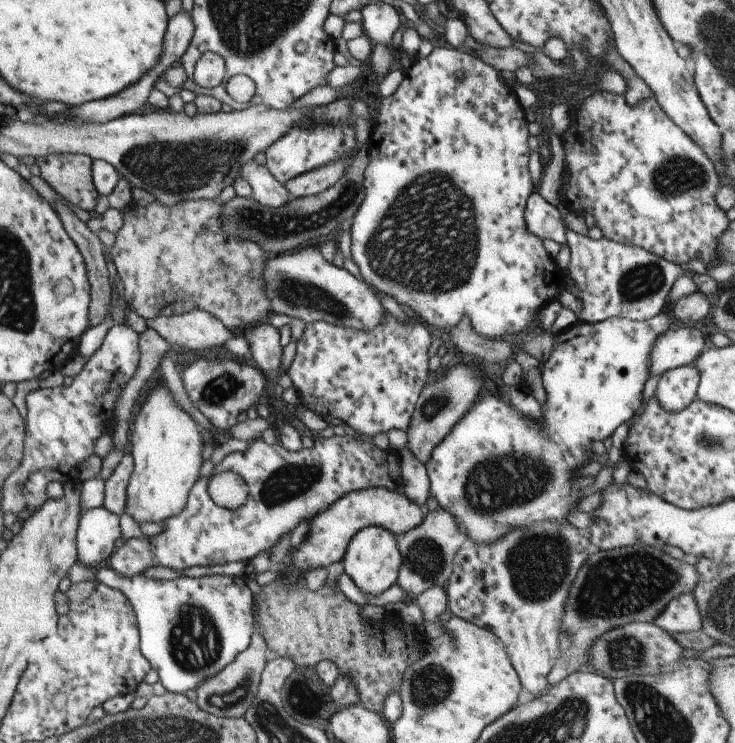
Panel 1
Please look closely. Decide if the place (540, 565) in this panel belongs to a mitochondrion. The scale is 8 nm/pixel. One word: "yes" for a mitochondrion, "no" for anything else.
yes

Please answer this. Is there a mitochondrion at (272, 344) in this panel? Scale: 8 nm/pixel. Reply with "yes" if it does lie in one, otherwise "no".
no

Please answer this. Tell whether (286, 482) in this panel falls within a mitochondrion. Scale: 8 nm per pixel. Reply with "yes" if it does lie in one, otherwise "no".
yes

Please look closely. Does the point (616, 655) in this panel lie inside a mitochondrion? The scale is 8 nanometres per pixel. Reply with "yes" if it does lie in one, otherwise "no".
yes

